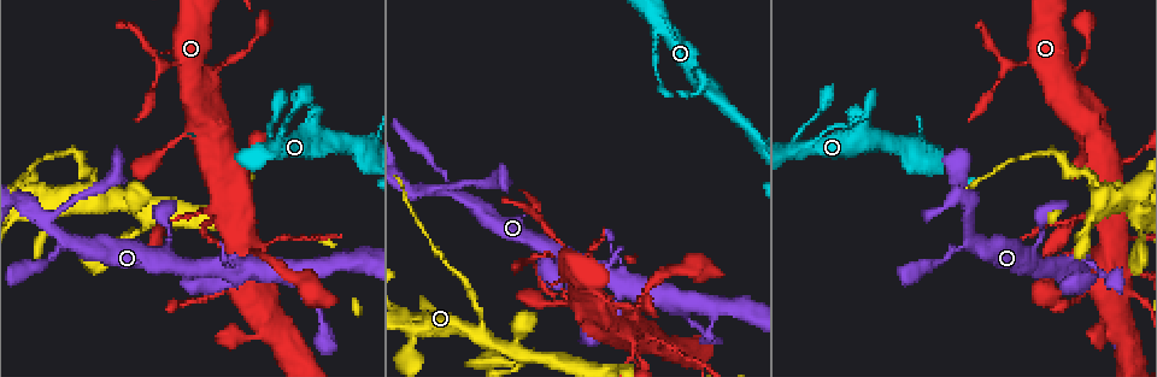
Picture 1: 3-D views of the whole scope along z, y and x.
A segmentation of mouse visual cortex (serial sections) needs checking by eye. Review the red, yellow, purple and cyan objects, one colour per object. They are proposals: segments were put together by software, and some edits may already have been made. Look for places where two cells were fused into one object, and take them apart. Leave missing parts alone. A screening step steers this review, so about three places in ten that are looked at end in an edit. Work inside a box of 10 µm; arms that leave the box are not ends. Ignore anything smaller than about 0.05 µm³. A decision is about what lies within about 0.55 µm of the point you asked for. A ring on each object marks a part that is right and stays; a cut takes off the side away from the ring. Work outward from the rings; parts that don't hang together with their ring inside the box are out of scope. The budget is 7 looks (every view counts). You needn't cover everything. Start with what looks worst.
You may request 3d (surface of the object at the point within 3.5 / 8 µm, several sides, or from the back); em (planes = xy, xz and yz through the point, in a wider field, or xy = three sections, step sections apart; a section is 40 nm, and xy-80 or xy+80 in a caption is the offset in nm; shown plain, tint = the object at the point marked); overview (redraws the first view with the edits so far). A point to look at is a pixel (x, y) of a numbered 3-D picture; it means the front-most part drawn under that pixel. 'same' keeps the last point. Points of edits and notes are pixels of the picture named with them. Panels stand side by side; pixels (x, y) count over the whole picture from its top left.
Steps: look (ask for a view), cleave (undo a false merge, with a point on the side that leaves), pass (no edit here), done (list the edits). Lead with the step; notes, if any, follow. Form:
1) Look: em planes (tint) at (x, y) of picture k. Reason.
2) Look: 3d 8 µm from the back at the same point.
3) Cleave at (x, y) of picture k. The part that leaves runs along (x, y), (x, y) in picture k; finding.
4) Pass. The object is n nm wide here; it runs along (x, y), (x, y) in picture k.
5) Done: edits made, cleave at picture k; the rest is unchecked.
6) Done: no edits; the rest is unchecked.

Look: 3d 3.5 µm at (317, 120) of picture 1. Calibre changes.

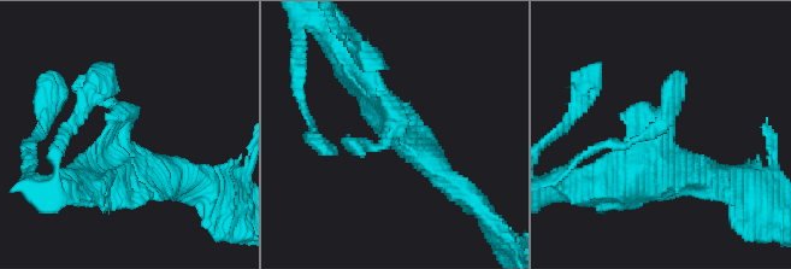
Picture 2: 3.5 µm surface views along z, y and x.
Look: em xy step 5 (tint) at (389, 133) of picture 2. Now the EM.

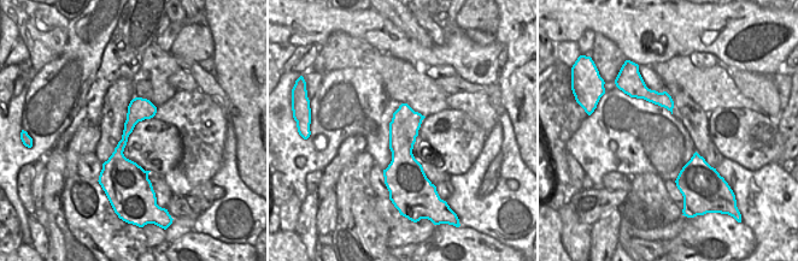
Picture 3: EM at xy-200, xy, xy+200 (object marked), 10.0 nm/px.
Pass. It runs along (138, 100), (119, 161), (139, 181) in picture 3; continuous, no second cell.

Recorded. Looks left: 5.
Look: 3d 3.5 µm at (480, 334) of picture 1. A narrow waist.

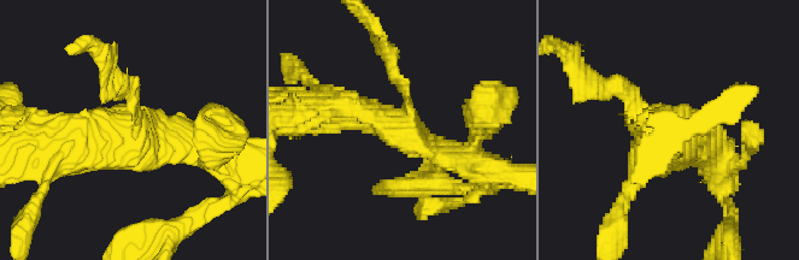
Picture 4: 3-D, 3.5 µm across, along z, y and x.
Look: em xy step 3 (tint) at (132, 136) of picture 4. 3 arms meet here; the arms are 150, 300, 500 nm wide.

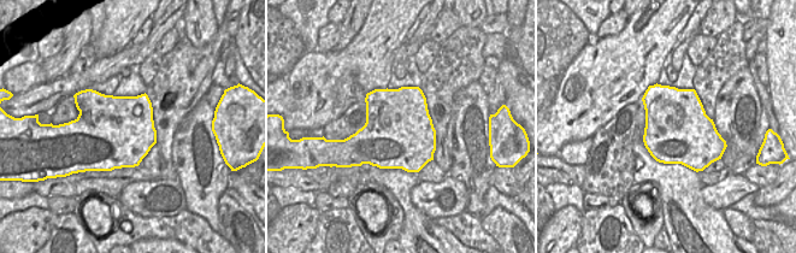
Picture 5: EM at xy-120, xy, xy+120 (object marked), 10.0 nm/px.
Cleave at (392, 63) of picture 4. The part that leaves runs along (404, 92), (374, 27) in picture 4; two cells meet here.

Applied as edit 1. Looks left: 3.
Look: overview.

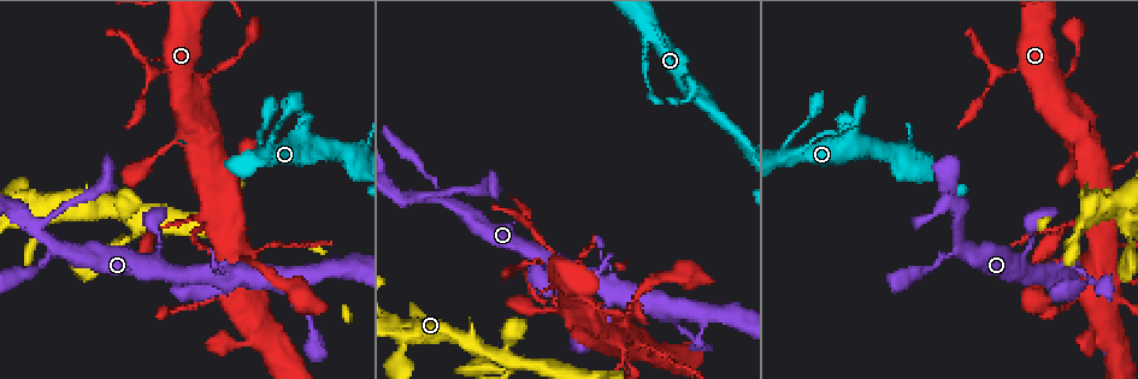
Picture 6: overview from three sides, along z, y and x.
Look: 3d 3.5 µm at (229, 276) of picture 6. Four-way junction.

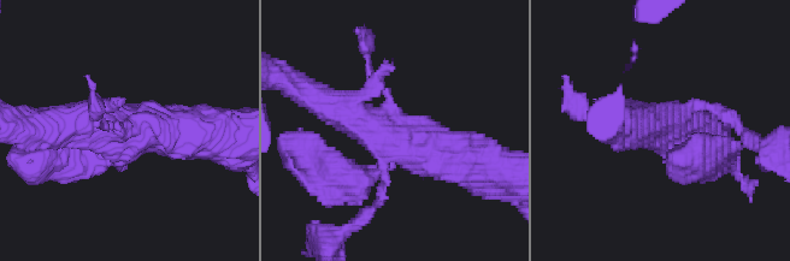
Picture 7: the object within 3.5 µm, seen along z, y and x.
Look: em xy step 5 (tint) at (390, 136) of picture 7.

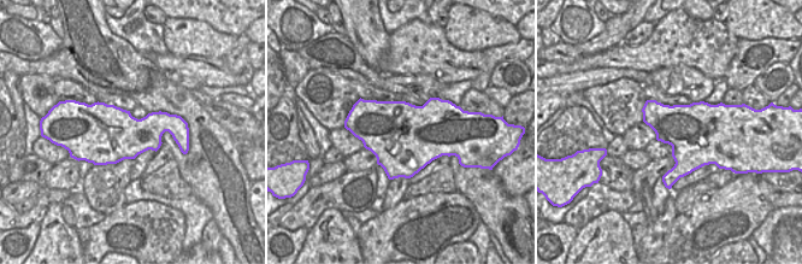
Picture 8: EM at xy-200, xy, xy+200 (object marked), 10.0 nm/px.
Pass. It runs along (322, 101), (395, 138), (466, 160) in picture 7; all the same cell.

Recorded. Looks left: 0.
Done: edits made, cleave at picture 4; the rest is unchecked.

